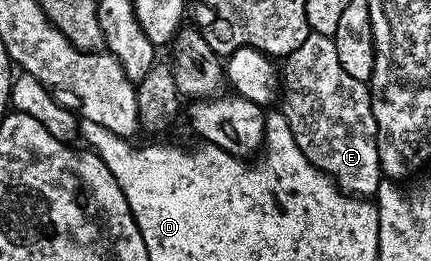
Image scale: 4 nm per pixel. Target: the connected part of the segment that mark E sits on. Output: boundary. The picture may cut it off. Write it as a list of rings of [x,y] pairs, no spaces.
[[[312,32],[305,38],[305,42],[301,42],[301,46],[297,46],[297,50],[285,57],[281,64],[282,94],[281,111],[289,122],[289,130],[293,130],[297,146],[301,146],[301,154],[309,158],[313,167],[330,176],[338,184],[340,192],[360,198],[374,197],[379,190],[381,173],[379,127],[371,109],[371,89],[364,81],[352,78],[341,67],[341,61],[337,59],[337,46],[332,37]]]

